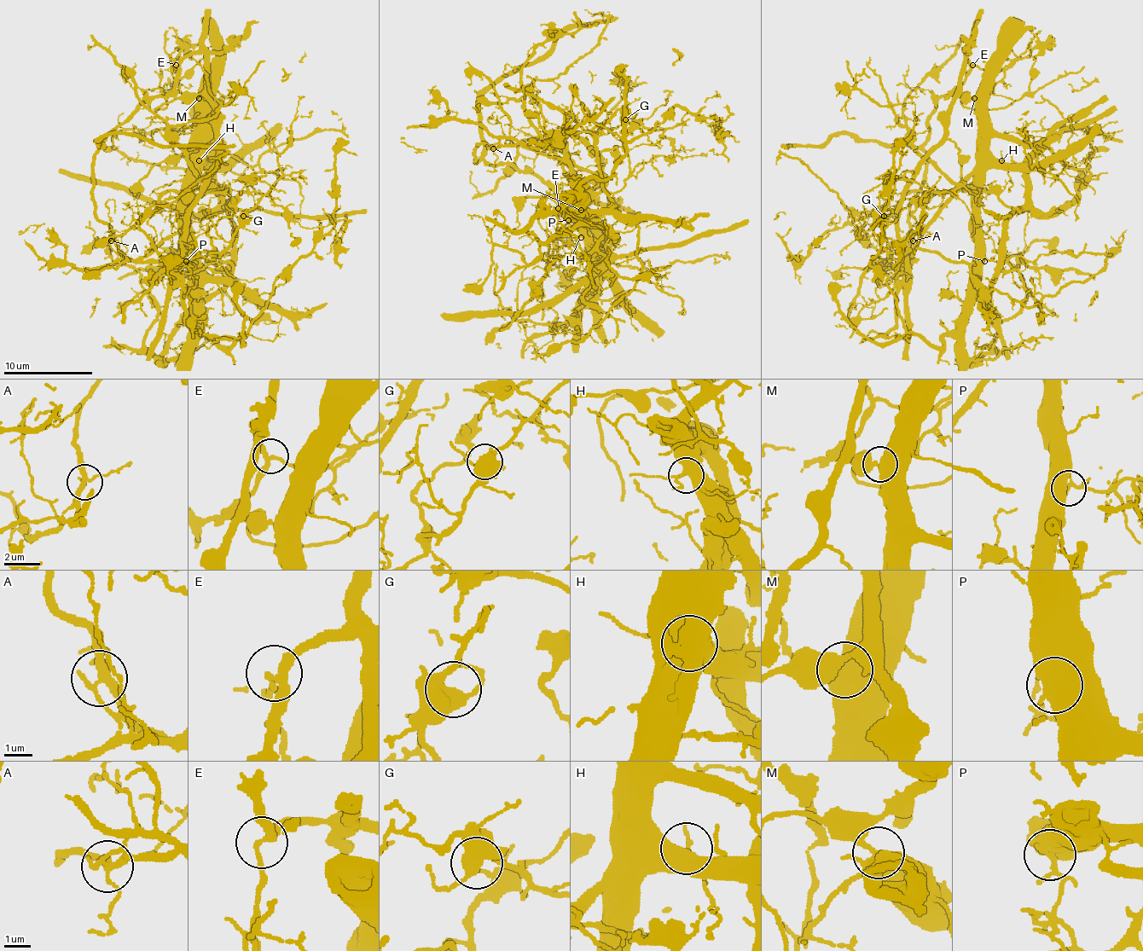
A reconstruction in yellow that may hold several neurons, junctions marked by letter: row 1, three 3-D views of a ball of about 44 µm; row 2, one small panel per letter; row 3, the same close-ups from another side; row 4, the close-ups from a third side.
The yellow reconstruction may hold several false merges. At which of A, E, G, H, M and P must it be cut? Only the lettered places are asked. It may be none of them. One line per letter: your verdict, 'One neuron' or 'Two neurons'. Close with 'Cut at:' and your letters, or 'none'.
A: Two neurons
E: One neuron
G: One neuron
H: One neuron
M: One neuron
P: Two neurons
Cut at: A, P

